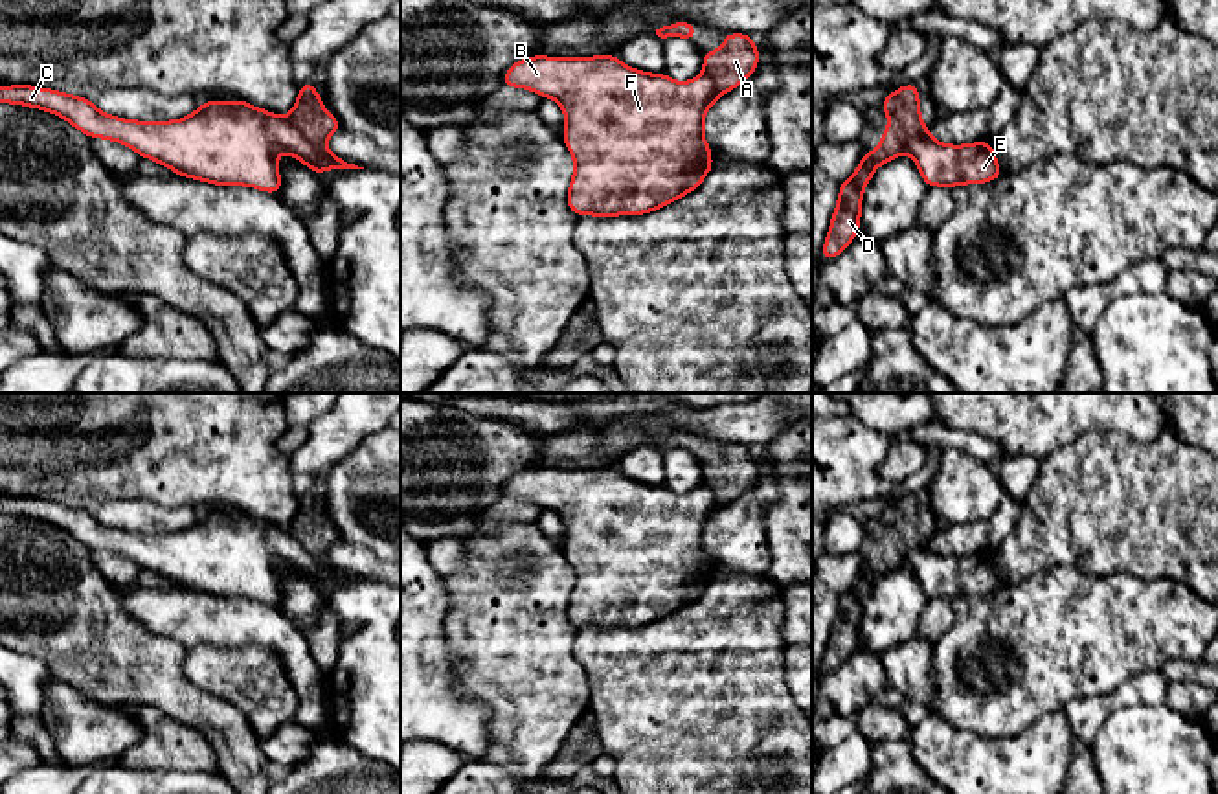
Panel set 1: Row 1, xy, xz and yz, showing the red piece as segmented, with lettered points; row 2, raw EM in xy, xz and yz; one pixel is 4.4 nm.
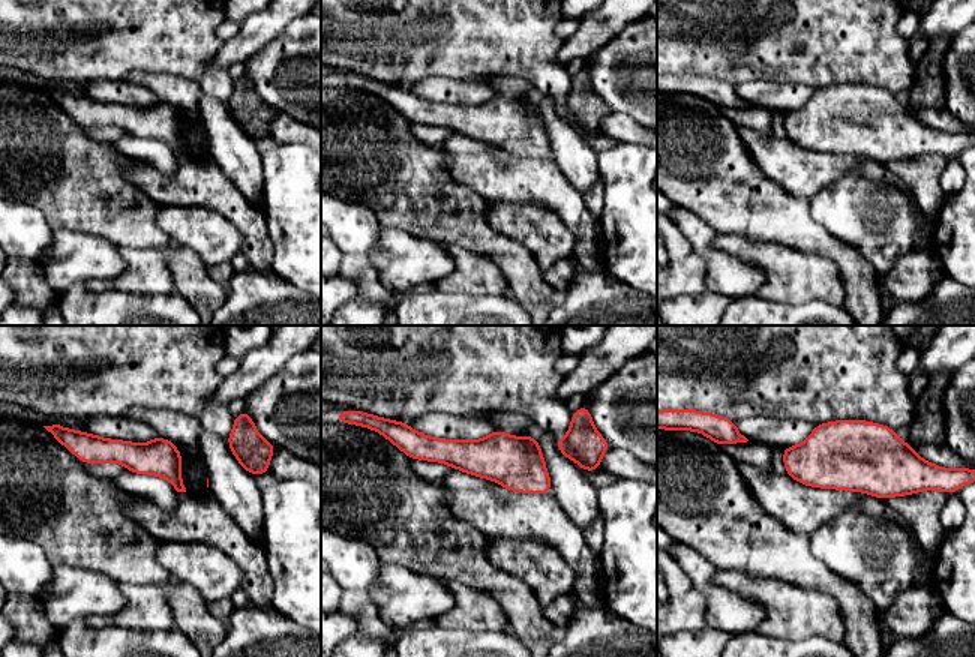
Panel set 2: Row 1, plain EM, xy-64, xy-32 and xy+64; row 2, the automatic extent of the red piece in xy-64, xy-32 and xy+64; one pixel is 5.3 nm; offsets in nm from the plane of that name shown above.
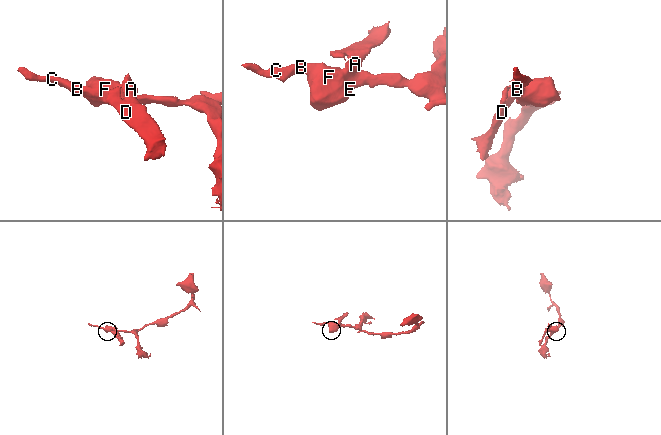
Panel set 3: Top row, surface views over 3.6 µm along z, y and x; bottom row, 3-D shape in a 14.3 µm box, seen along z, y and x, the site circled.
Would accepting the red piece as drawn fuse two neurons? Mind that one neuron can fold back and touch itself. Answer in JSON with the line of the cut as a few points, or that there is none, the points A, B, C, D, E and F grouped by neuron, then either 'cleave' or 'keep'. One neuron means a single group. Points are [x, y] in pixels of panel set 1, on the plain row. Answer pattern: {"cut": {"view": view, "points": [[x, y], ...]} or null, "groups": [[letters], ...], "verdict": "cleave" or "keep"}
{"cut": {"view": "xy", "points": [[289, 528], [304, 546], [324, 559]]}, "groups": [["A", "D"], ["B", "C", "E", "F"]], "verdict": "cleave"}

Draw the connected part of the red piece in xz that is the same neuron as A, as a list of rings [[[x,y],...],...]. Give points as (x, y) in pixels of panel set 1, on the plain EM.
[[[726,445],[716,463],[704,463],[704,485],[709,487],[722,505],[742,496],[759,478],[759,463],[753,448]]]

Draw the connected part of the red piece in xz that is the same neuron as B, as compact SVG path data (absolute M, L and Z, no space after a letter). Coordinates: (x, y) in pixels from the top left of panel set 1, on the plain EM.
M533 467L514 474L500 498L516 498L536 504L560 515L566 526L562 551L575 573L575 584L566 608L577 627L643 627L694 603L713 581L711 561L704 551L707 520L722 507L718 496L705 485L687 494L669 487L645 485L625 478L617 467L599 469L542 469Z

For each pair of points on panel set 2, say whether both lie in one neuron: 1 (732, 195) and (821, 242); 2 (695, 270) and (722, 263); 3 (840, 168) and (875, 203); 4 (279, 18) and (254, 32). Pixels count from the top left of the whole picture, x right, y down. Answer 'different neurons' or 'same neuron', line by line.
1: same neuron
2: different neurons
3: different neurons
4: same neuron

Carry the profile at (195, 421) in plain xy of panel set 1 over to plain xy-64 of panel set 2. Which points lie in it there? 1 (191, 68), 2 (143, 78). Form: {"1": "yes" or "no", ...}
{"1": "yes", "2": "no"}

